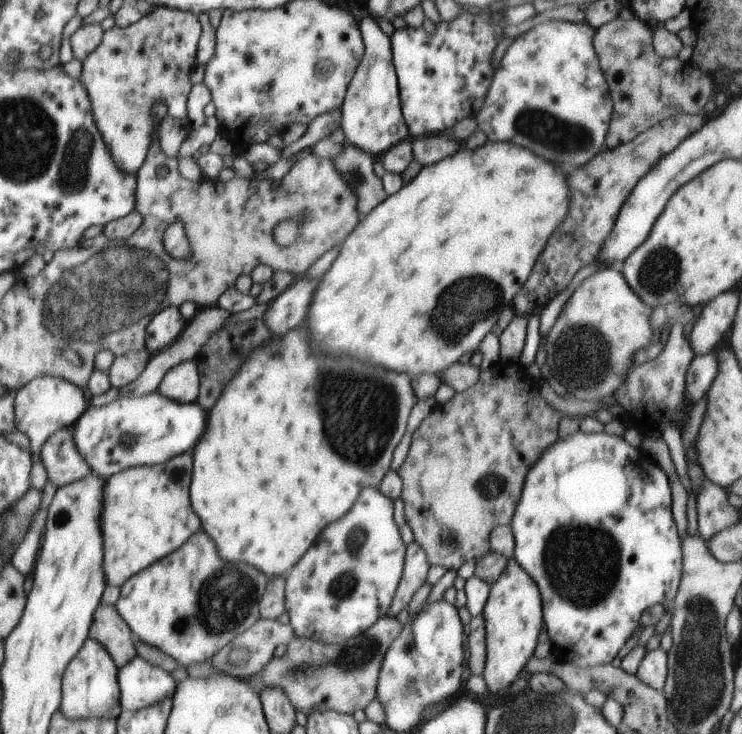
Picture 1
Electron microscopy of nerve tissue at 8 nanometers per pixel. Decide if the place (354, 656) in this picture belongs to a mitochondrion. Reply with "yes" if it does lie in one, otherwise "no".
yes

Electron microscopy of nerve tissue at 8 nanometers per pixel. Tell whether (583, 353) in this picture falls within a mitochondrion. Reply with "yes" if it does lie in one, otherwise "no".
yes

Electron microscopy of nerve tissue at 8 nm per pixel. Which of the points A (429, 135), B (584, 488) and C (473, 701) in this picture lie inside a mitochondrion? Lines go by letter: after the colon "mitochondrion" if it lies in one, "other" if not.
A: other
B: other
C: other

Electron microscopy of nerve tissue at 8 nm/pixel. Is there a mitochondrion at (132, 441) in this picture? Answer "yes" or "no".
yes

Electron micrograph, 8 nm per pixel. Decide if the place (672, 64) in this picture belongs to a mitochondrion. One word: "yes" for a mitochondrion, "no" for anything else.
no

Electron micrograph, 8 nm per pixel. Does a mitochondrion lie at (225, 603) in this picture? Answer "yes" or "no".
yes

